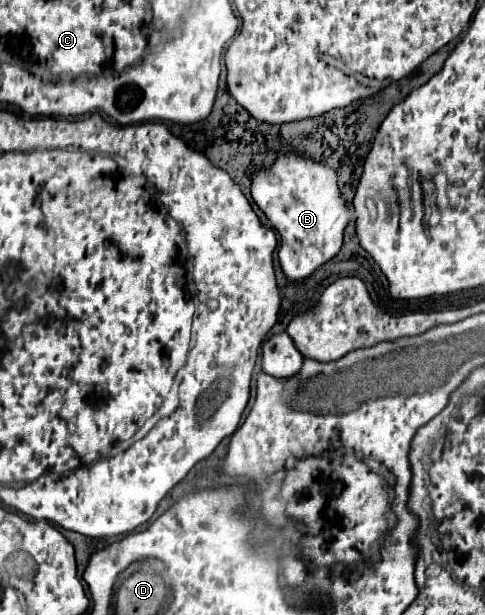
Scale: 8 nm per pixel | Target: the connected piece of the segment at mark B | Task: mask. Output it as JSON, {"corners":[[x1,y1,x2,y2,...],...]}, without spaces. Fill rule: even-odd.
{"corners":[[283,153,269,167,255,167,251,171,251,197,281,237,279,263,283,267,285,277,291,281,307,279,317,267,331,261,343,245,343,233,351,213,345,199,341,197,337,181,339,181,339,175,333,167,319,163,309,155,301,155,301,153]]}

